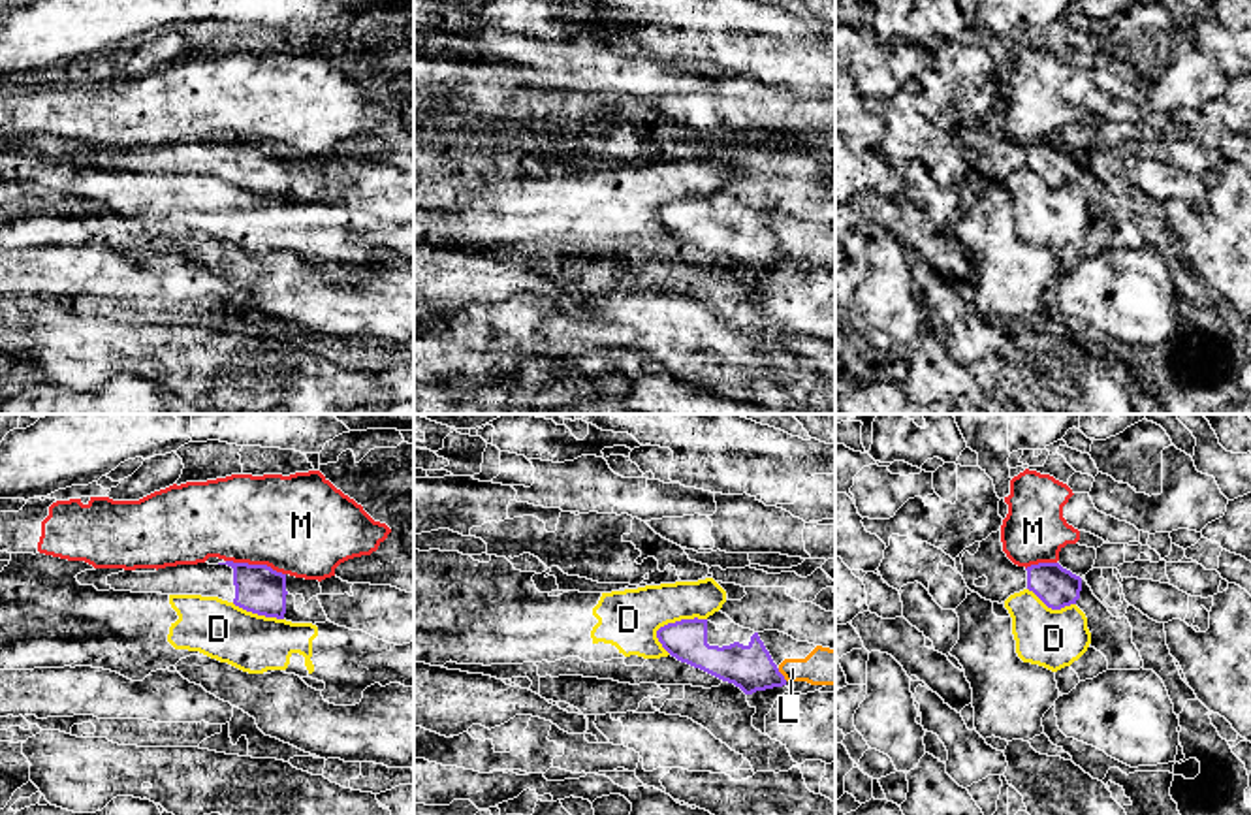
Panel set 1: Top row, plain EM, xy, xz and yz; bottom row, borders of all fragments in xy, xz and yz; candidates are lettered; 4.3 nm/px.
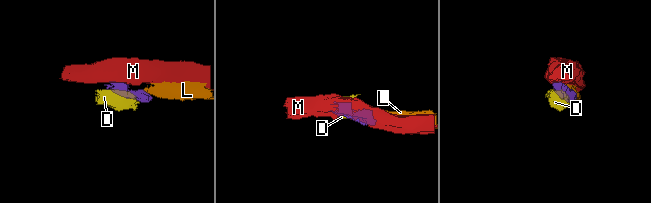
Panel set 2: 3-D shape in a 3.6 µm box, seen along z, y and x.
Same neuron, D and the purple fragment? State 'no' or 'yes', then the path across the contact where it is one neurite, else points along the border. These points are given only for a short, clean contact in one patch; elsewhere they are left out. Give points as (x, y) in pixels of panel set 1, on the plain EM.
no | along xz (706, 196), (668, 200), (655, 215)

